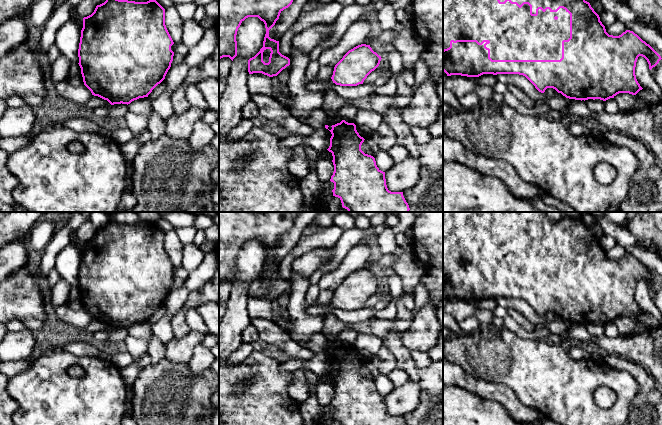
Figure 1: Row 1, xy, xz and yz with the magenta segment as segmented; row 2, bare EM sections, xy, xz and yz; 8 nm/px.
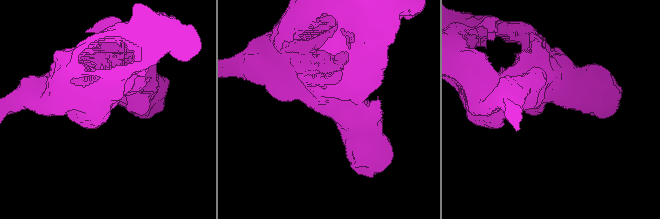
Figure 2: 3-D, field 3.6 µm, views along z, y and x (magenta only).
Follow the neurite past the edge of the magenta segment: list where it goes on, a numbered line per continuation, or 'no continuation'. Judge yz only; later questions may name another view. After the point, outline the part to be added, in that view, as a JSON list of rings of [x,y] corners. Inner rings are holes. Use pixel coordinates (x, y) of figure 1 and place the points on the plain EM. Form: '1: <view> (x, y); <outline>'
1: yz (468, 237); [[[443,212],[443,274],[444,274],[444,273],[447,273],[447,272],[449,272],[449,271],[450,271],[450,265],[451,265],[451,264],[454,264],[454,265],[456,265],[456,264],[477,264],[477,265],[478,265],[478,266],[479,266],[479,267],[481,267],[481,266],[482,266],[482,265],[483,265],[483,264],[489,264],[489,265],[490,265],[490,267],[489,267],[489,268],[487,268],[487,269],[486,269],[486,271],[487,271],[487,272],[489,272],[489,273],[490,273],[490,282],[491,282],[491,283],[492,283],[492,284],[560,284],[560,283],[561,283],[561,282],[562,282],[562,265],[563,265],[563,264],[568,264],[568,263],[569,263],[569,262],[570,262],[570,238],[569,238],[569,237],[568,237],[568,236],[567,236],[567,235],[566,235],[566,234],[565,234],[565,233],[563,233],[563,232],[560,232],[560,233],[559,233],[559,234],[558,234],[558,235],[557,235],[557,236],[551,236],[551,235],[550,235],[550,234],[549,234],[549,233],[547,233],[547,234],[546,234],[546,235],[545,235],[545,236],[543,236],[543,235],[542,235],[542,234],[541,234],[541,233],[539,233],[539,234],[538,234],[538,239],[537,239],[537,240],[531,240],[531,239],[530,239],[530,230],[529,230],[529,229],[528,229],[528,228],[524,228],[524,229],[523,229],[523,230],[522,230],[522,231],[521,231],[521,232],[519,232],[519,231],[518,231],[518,230],[517,230],[517,229],[516,229],[516,228],[511,228],[511,227],[510,227],[510,226],[509,226],[509,225],[507,225],[507,226],[506,226],[506,227],[505,227],[505,228],[499,228],[499,227],[498,227],[498,225],[497,225],[497,224],[496,224],[496,222],[495,222],[495,219],[493,219],[493,218],[492,218],[492,216],[493,216],[493,215],[494,215],[494,214],[495,214],[495,213],[508,213],[508,212]]]

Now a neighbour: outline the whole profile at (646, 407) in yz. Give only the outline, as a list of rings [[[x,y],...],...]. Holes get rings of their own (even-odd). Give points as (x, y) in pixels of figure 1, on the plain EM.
[[[606,355],[603,360],[611,368],[628,372],[639,384],[639,391],[630,402],[630,416],[625,425],[662,425],[662,393],[656,388],[651,374],[643,367],[618,355]]]

